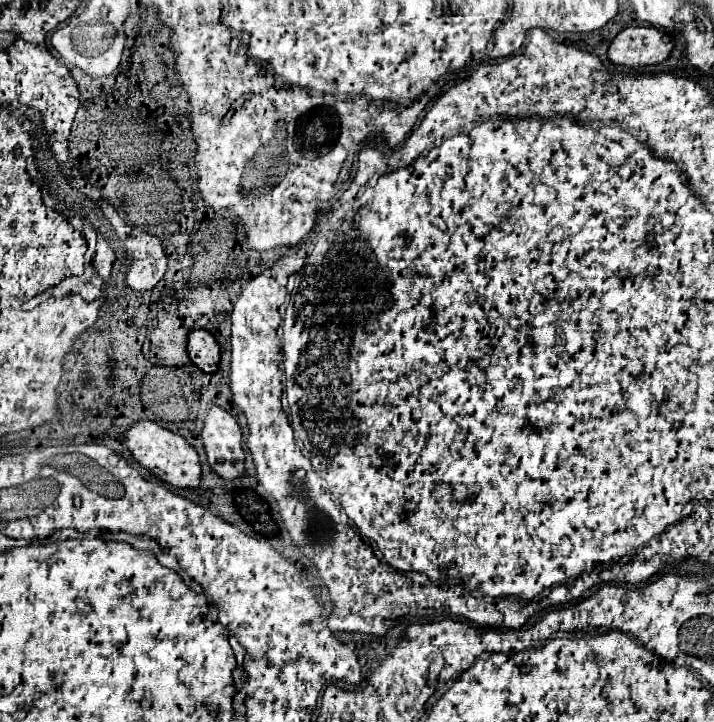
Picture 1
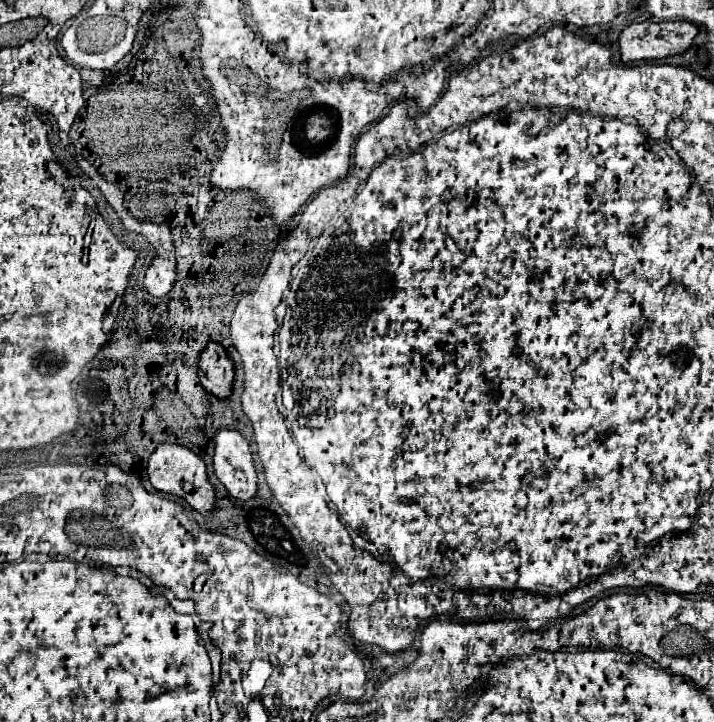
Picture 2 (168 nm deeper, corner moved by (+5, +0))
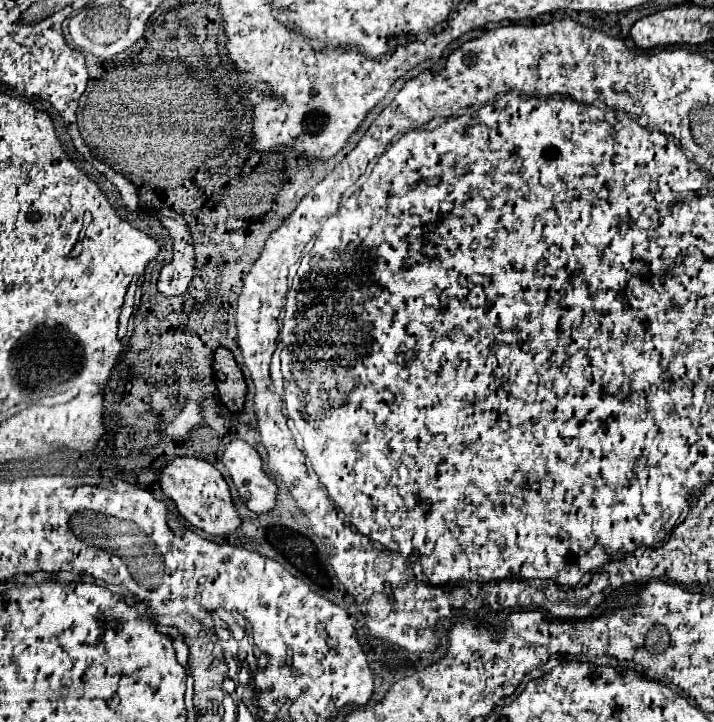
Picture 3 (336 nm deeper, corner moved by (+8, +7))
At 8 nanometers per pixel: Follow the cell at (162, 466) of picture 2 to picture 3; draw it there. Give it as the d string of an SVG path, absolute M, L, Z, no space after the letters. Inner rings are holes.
M174 458L168 466L160 472L160 484L164 494L174 500L178 512L196 528L214 534L214 536L228 536L240 528L240 516L236 512L234 500L230 496L230 488L224 476L208 462L198 458Z

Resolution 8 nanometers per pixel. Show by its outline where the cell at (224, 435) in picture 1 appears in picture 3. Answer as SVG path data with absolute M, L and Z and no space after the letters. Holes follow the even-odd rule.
M244 440L226 446L224 466L230 472L240 498L254 514L268 514L276 506L276 482L264 472L260 454Z

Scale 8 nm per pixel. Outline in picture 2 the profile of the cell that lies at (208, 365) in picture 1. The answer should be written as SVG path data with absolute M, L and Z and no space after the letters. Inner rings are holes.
M207 343L199 355L201 385L215 397L229 397L233 383L233 361L227 357L223 345Z

